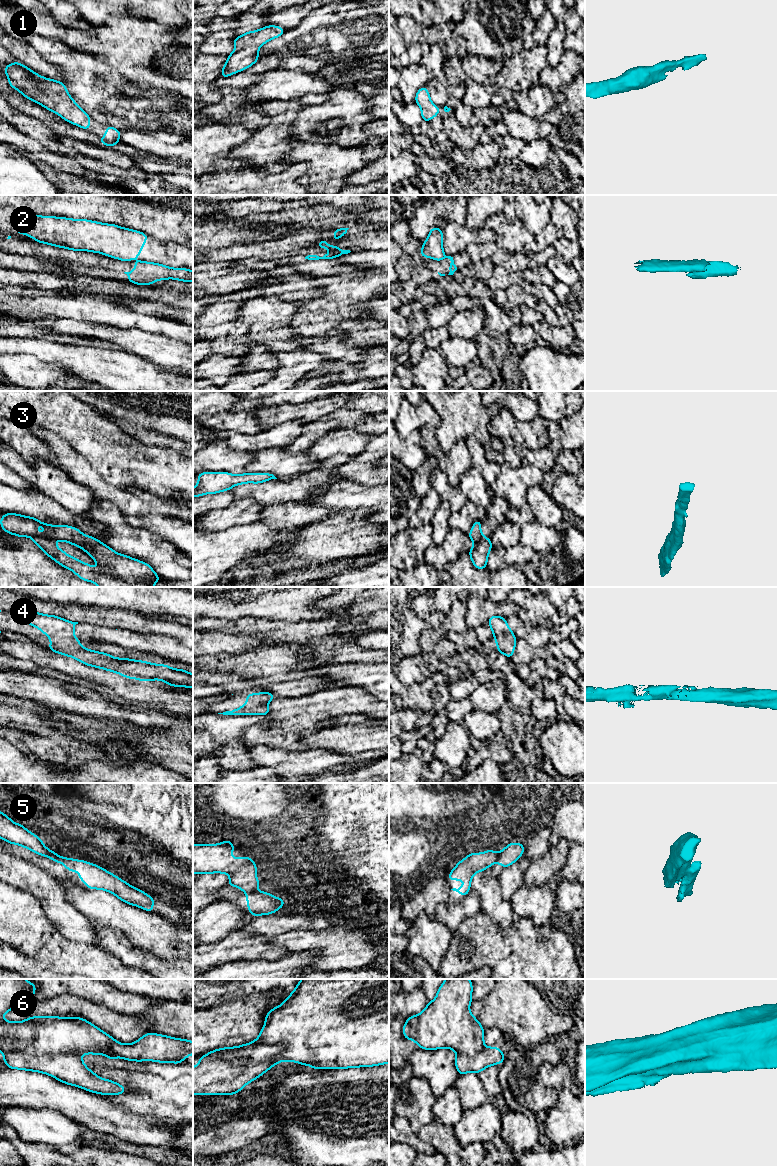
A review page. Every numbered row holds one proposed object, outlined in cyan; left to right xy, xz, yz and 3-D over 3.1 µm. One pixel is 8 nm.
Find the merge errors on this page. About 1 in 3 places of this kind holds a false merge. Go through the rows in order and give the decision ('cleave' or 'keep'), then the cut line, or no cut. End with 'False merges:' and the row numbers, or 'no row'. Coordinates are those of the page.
1: keep | no cut
2: cleave | yz (445, 256), (443, 258)
3: keep | no cut
4: keep | no cut
5: cleave | xz (255, 889), (246, 892)
6: cleave | xy (3, 1051), (24, 1051), (35, 1054), (74, 1052), (80, 1056)
False merges: 2, 5, 6

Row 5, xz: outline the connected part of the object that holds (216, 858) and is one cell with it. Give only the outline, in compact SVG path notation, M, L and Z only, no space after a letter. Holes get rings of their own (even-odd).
M227 839L213 845L193 845L193 873L229 874L229 886L235 886L249 892L258 888L259 879L255 875L257 866L247 855L244 858L232 858L231 853L236 847Z

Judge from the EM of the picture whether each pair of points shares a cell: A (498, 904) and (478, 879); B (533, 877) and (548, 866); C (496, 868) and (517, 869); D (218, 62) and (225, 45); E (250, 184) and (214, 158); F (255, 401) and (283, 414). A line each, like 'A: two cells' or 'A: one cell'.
A: one cell
B: one cell
C: two cells
D: two cells
E: two cells
F: two cells

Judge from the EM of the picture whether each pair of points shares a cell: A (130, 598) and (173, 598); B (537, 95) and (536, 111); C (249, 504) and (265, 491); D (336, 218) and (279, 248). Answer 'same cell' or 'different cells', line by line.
A: same cell
B: same cell
C: different cells
D: different cells

